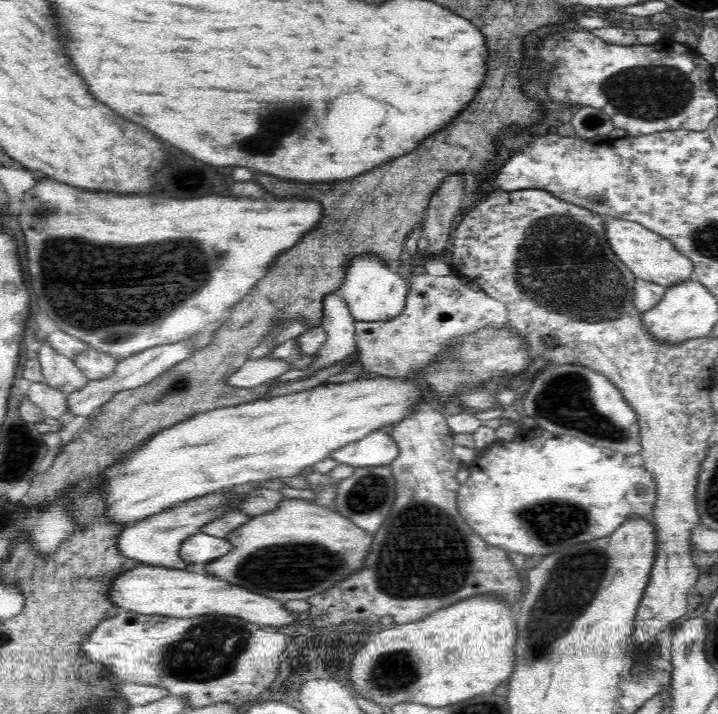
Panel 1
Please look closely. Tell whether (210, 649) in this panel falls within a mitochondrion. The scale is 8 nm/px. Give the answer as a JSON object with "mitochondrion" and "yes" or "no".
{"mitochondrion":"yes"}

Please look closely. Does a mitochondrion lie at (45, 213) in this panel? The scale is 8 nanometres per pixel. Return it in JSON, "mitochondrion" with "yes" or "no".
{"mitochondrion":"yes"}

